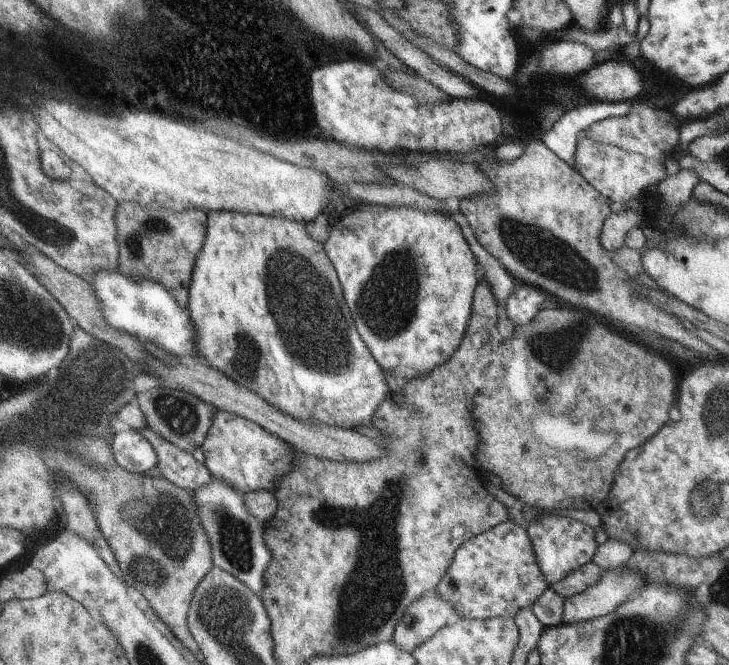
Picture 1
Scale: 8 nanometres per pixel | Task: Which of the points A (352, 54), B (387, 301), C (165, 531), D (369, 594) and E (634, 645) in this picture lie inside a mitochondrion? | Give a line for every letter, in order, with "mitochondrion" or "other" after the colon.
A: other
B: mitochondrion
C: mitochondrion
D: mitochondrion
E: mitochondrion

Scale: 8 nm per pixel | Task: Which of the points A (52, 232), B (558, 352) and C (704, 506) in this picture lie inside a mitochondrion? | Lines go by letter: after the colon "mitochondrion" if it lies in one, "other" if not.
A: mitochondrion
B: mitochondrion
C: mitochondrion

